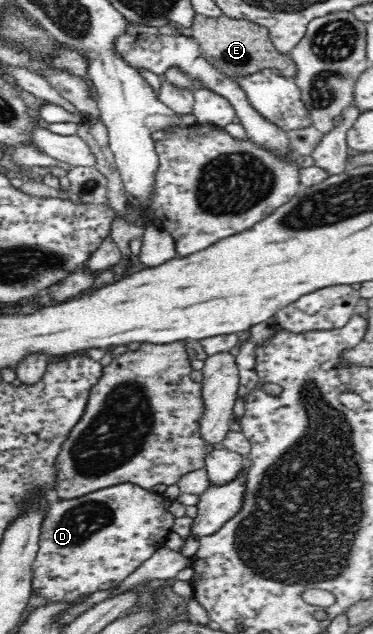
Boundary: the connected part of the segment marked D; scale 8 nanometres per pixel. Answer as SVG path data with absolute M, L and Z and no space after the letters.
M131 482L115 484L75 500L52 497L42 522L39 550L32 565L32 590L46 602L75 604L97 591L113 590L145 560L163 547L172 532L175 517L169 511L172 500Z

